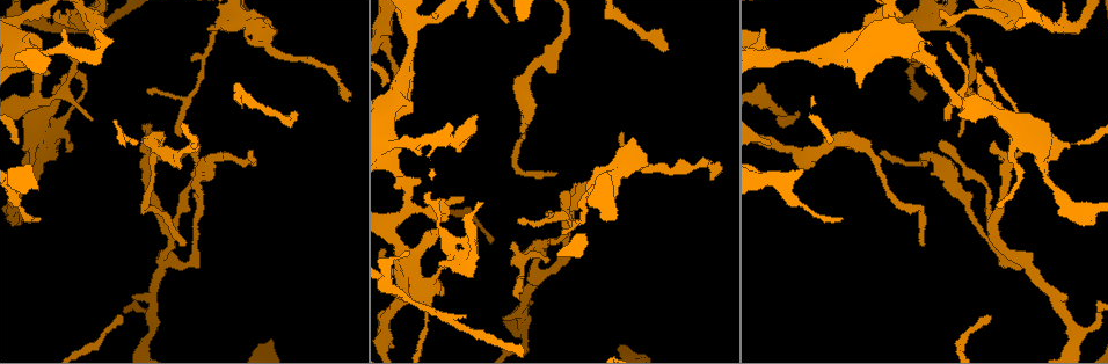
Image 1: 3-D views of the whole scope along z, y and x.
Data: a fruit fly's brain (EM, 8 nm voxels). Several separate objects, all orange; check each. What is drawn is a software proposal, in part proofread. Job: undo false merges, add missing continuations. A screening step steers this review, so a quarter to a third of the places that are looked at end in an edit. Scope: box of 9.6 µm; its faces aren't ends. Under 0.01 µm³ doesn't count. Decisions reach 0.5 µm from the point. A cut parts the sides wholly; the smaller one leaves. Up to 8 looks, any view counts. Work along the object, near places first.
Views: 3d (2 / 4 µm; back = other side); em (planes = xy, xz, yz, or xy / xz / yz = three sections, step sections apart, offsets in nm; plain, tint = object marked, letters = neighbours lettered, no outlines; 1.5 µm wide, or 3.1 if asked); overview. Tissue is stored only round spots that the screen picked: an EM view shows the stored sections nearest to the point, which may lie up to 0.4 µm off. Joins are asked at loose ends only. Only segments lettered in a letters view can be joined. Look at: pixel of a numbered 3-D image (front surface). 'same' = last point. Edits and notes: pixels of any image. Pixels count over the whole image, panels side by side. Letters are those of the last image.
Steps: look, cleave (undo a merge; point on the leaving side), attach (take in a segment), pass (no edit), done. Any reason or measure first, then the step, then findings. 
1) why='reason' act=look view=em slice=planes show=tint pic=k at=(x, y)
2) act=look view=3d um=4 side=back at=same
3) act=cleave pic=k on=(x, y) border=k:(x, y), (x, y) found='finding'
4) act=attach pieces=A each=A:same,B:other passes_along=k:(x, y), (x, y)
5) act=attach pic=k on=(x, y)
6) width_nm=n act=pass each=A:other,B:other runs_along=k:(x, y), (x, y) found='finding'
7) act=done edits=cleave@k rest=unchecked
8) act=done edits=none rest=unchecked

why='long arm stops here' act=look view=3d um=2 side=back pic=1 at=(253, 151)

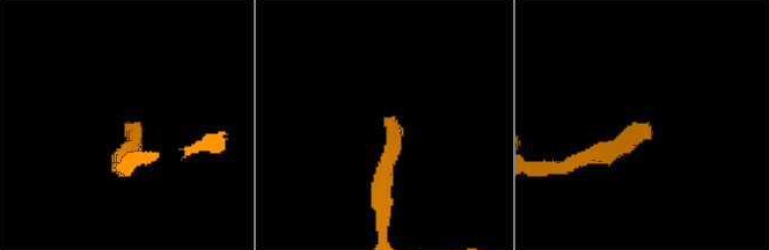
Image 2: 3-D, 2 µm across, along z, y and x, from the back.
act=look view=em slice=planes show=letters pic=2 at=(650, 128)

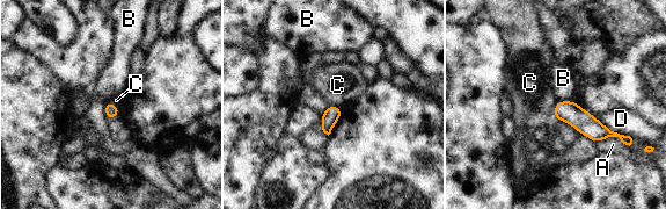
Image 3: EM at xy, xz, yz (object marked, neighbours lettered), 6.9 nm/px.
longest_contact=D:280nm act=pass each=A:other,B:other,C:other,D:other found='none of them fits'

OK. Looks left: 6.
why='thick turns thin' act=look view=3d um=2 pic=1 at=(568, 210)

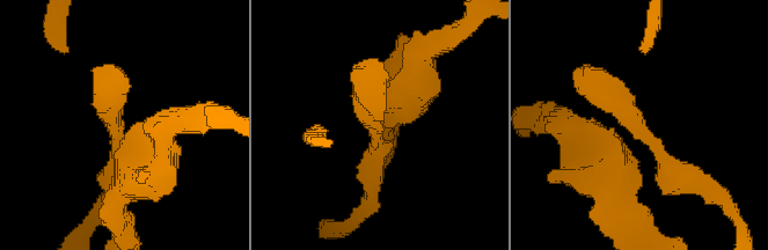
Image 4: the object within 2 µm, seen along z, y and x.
why='now the EM' act=look view=em slice=planes show=letters pic=4 at=(115, 127)

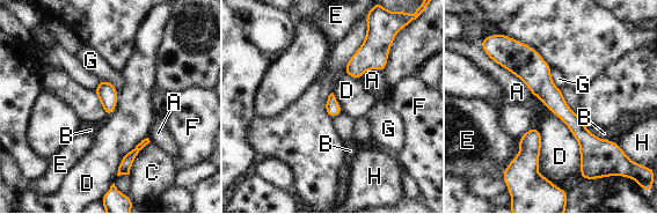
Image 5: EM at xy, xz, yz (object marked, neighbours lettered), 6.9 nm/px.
act=pass each=A:other,B:other,C:other,D:other,E:other,F:other,G:other,H:other border=5:(532, 94), (576, 140), (581, 176) found='all the same cell'

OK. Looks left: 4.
why='free end' act=look view=3d um=4 pic=1 at=(491, 242)

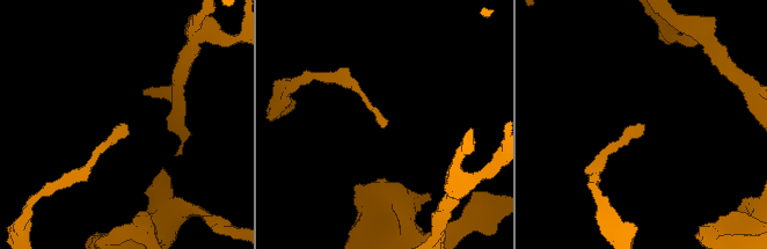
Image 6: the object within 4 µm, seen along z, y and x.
why='shape alone is not enough' act=look view=em slice=xy step=4 show=tint pic=6 at=(382, 125)

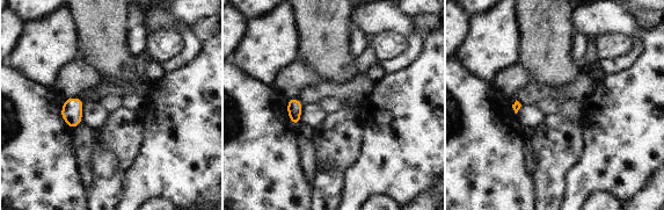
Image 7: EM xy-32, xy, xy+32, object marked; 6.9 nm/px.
act=look view=em slice=planes show=letters at=same

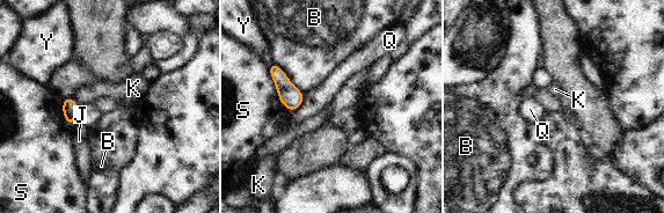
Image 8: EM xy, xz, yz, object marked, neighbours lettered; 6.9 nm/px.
act=pass each=B:other,J:other,K:other,Q:other,S:other,Y:other border=8:(304, 94), (304, 101), (291, 112) found='none of them fits'

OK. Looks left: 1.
act=done edits=none rest=unchecked

